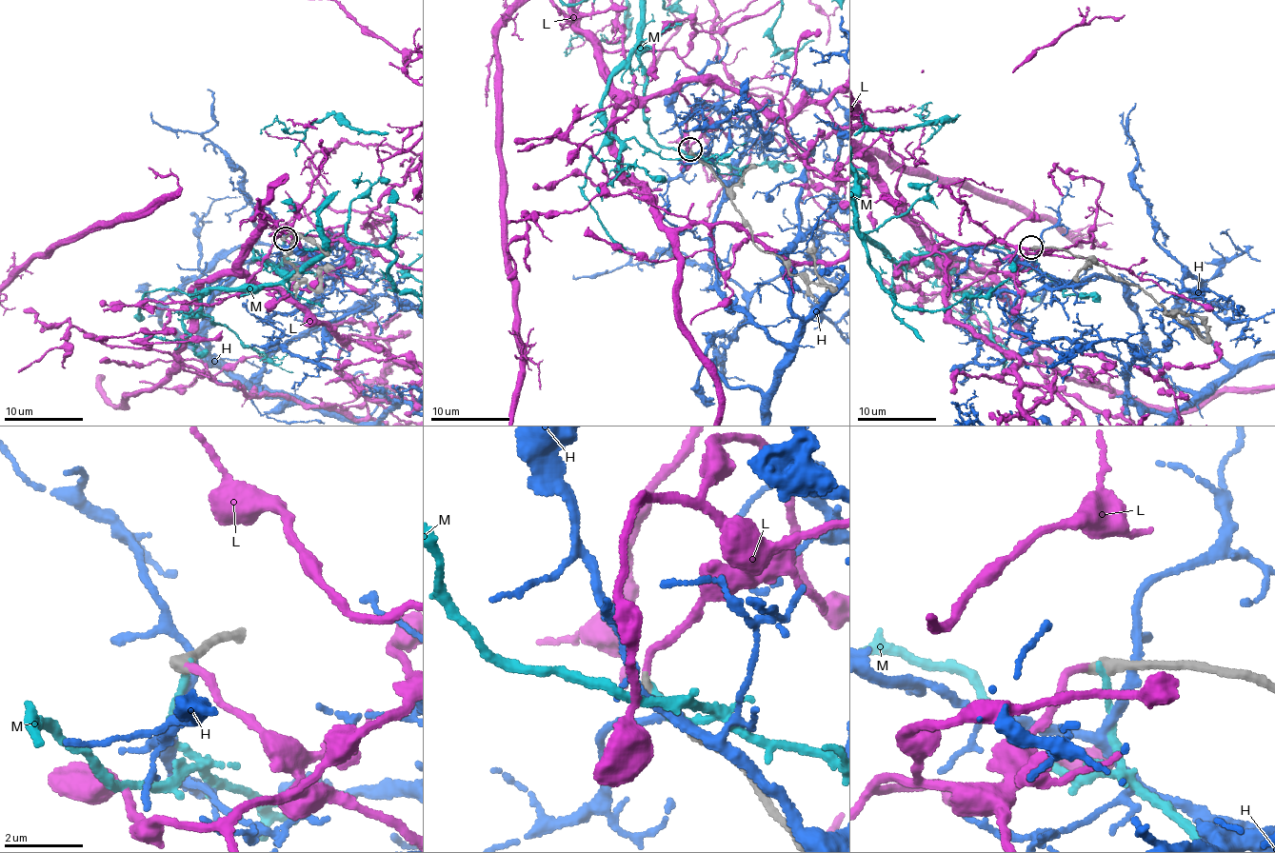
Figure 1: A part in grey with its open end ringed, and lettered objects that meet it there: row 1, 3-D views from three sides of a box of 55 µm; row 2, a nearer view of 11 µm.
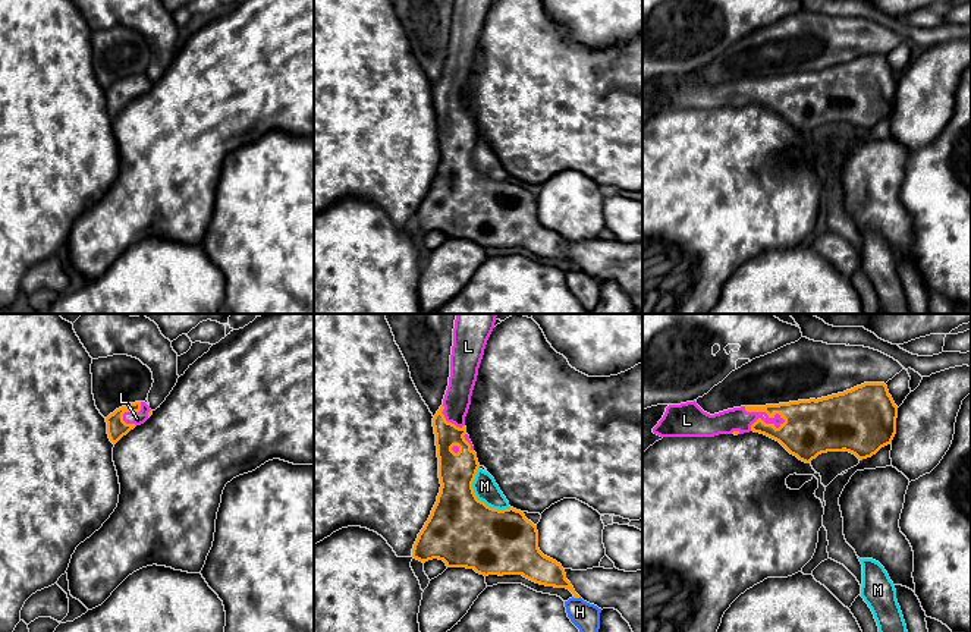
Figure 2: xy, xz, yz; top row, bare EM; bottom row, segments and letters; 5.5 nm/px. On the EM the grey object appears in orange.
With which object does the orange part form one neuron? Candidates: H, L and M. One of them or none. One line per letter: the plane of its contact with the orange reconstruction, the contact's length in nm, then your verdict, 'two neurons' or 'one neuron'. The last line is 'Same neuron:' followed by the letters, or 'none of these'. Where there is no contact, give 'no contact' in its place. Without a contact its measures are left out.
H: meets orange in xz; contact 50 nm long; two neurons
L: meets orange in yz; contact 240 nm long; one neuron
M: meets orange in xz; contact 280 nm long; two neurons
Same neuron: L

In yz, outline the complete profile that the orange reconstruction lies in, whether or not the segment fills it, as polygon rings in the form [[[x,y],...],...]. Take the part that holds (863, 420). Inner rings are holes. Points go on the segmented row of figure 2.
[[[864,383],[817,400],[741,406],[714,415],[704,412],[695,400],[669,405],[653,433],[660,437],[714,437],[754,431],[779,441],[791,455],[805,463],[821,453],[843,450],[862,460],[892,443],[896,434],[896,418],[898,406],[889,394],[887,386],[884,383]]]

